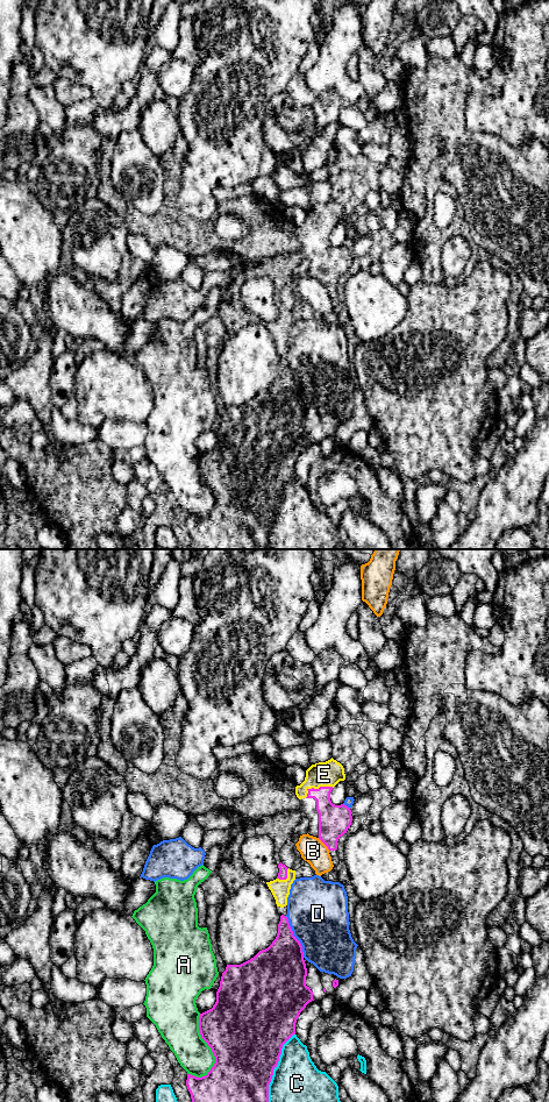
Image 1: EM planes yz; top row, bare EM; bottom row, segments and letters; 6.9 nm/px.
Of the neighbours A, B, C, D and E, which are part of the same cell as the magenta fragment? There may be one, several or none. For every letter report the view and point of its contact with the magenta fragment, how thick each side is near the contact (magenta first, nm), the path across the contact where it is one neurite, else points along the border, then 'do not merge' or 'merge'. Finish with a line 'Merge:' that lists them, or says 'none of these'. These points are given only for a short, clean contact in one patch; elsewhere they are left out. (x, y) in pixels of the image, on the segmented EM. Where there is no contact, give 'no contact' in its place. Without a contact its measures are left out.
A: contact yz (211, 1047); calibres 500 and 260 nm; do not merge
B: contact yz (323, 843); calibres 220 and 170 nm; do not merge
C: contact yz (276, 1066); calibres 480 and 320 nm; do not merge
D: contact yz (294, 937); calibres 360 and 420 nm; do not merge
E: contact yz (316, 789); calibres 220 and 180 nm; merge
Merge: E

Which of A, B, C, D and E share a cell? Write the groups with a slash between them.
A / B / C / D / E

